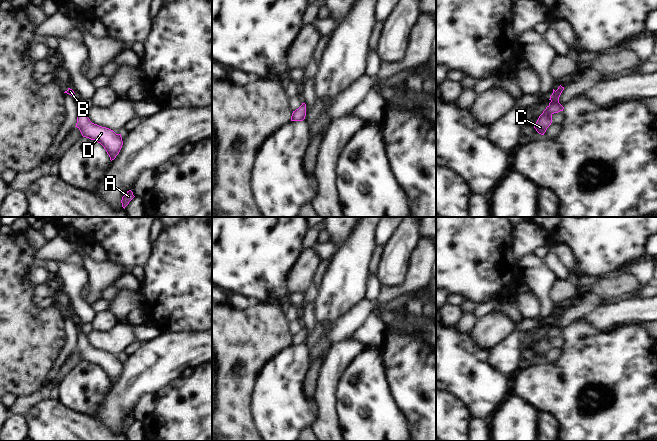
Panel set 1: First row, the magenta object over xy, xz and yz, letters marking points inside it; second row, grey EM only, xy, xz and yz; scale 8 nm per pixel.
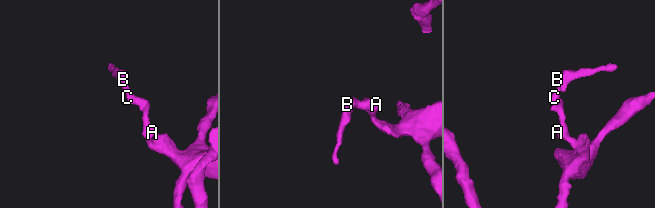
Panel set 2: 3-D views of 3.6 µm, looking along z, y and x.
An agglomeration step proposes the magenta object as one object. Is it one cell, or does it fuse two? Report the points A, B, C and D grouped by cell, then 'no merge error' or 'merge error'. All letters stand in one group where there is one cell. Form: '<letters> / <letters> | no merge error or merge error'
A B C D | no merge error

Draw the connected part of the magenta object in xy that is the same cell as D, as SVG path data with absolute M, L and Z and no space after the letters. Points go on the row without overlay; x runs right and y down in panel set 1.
M79 330L77 332L77 347L75 351L80 354L83 361L100 367L109 379L110 384L114 384L123 369L121 358L116 358L109 352L92 347L86 335Z

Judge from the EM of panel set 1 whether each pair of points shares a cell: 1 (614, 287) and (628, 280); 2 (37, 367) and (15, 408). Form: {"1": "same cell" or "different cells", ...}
{"1": "same cell", "2": "different cells"}

